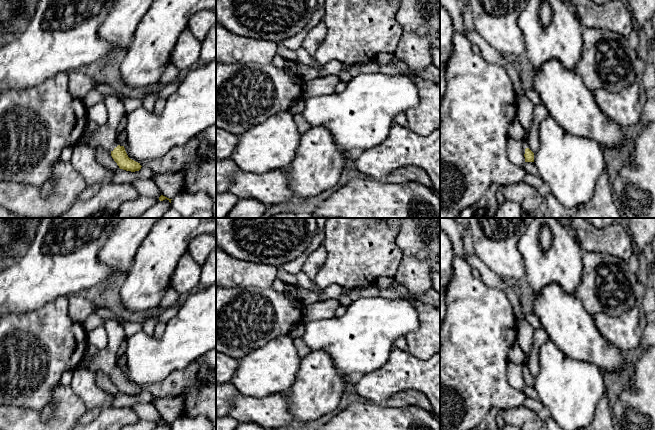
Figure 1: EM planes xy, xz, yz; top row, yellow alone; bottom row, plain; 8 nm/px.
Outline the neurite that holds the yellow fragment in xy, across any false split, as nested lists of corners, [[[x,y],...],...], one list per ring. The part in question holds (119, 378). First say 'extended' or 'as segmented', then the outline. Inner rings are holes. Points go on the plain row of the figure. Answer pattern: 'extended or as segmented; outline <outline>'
extended; outline [[[106,319],[104,328],[108,337],[107,346],[94,355],[86,353],[84,358],[88,362],[87,369],[92,372],[101,371],[109,375],[120,393],[131,396],[139,395],[142,391],[140,387],[130,383],[124,370],[117,367],[118,349],[127,338],[122,325],[113,319]]]

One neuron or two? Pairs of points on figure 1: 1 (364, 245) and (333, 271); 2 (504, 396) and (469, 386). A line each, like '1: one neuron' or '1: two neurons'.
1: one neuron
2: one neuron

